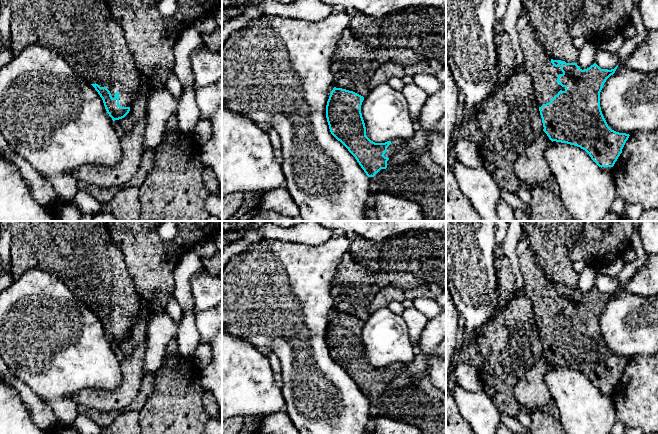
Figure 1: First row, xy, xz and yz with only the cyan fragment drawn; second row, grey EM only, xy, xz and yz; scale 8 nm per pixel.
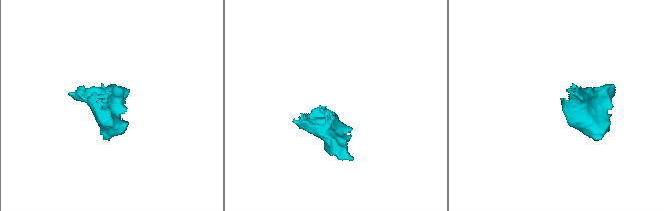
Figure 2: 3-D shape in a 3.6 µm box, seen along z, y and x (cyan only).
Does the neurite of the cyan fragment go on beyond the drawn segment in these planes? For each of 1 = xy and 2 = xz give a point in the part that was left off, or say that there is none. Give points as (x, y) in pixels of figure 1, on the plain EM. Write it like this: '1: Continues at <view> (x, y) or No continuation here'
1: Continues at xy (81, 254)
2: Continues at xz (421, 404)

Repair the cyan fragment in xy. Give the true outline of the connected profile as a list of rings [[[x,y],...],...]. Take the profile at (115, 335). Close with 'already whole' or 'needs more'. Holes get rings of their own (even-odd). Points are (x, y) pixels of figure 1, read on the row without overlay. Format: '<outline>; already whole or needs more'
[[[0,221],[1,230],[8,229],[11,233],[10,254],[12,260],[11,275],[14,280],[19,279],[25,272],[38,269],[54,275],[60,279],[80,300],[87,304],[98,316],[103,324],[105,333],[113,345],[124,342],[130,335],[130,330],[141,310],[142,298],[137,293],[135,284],[129,274],[127,264],[121,250],[113,243],[106,221]]]; needs more

